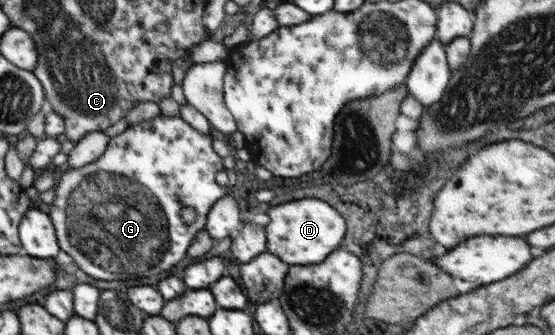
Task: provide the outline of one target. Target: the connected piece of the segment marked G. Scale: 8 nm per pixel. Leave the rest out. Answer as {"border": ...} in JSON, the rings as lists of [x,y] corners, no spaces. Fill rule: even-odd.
{"border":[[[160,114],[158,117],[151,120],[143,120],[138,124],[131,125],[126,130],[115,137],[113,137],[109,145],[107,146],[105,153],[101,155],[97,161],[82,166],[79,169],[68,169],[63,167],[58,170],[58,179],[56,186],[54,187],[55,198],[53,202],[49,204],[49,216],[51,217],[53,226],[57,230],[57,240],[59,240],[59,246],[63,252],[67,252],[69,256],[73,256],[73,260],[77,262],[77,266],[81,270],[85,270],[85,274],[91,274],[93,278],[97,280],[133,280],[137,272],[137,276],[155,276],[155,274],[161,274],[169,268],[173,268],[175,264],[179,264],[191,242],[193,242],[195,234],[200,230],[203,230],[206,225],[206,218],[211,211],[213,204],[220,198],[229,194],[229,187],[221,186],[215,181],[215,177],[218,172],[224,170],[223,161],[221,156],[213,149],[213,139],[211,135],[203,134],[201,131],[195,130],[185,119],[180,116],[177,117],[164,117]],[[189,207],[196,212],[195,221],[188,224],[183,221],[181,217],[181,208]],[[103,266],[137,266],[137,268],[103,268]]]}

